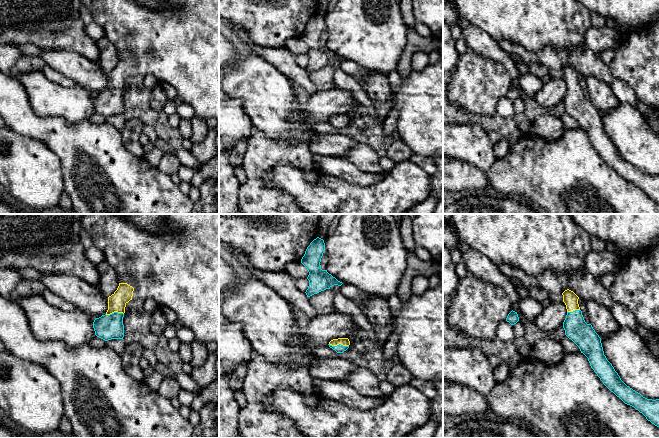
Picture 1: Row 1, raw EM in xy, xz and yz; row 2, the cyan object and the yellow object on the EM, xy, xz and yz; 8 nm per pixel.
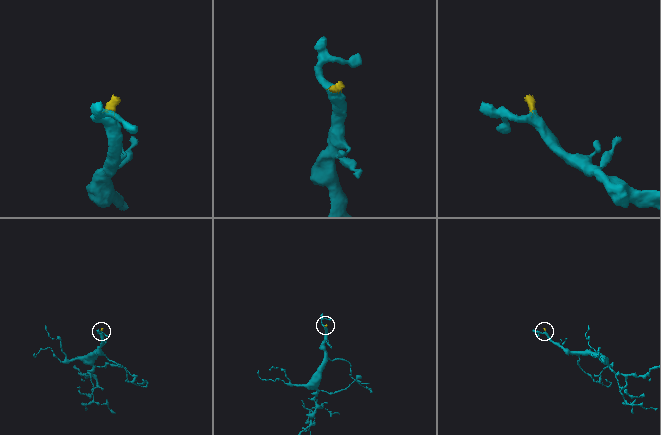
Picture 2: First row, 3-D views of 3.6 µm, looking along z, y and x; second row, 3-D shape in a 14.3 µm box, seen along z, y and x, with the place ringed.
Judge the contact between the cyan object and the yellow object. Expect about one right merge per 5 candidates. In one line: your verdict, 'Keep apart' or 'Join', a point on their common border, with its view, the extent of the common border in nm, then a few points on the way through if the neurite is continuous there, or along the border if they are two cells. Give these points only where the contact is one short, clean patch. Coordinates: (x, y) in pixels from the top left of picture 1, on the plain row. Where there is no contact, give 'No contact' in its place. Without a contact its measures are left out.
Join. Touches cyan at xz (339, 120). Shared border 160 nm. Path across: xz (339, 124), (339, 120), (343, 117)

